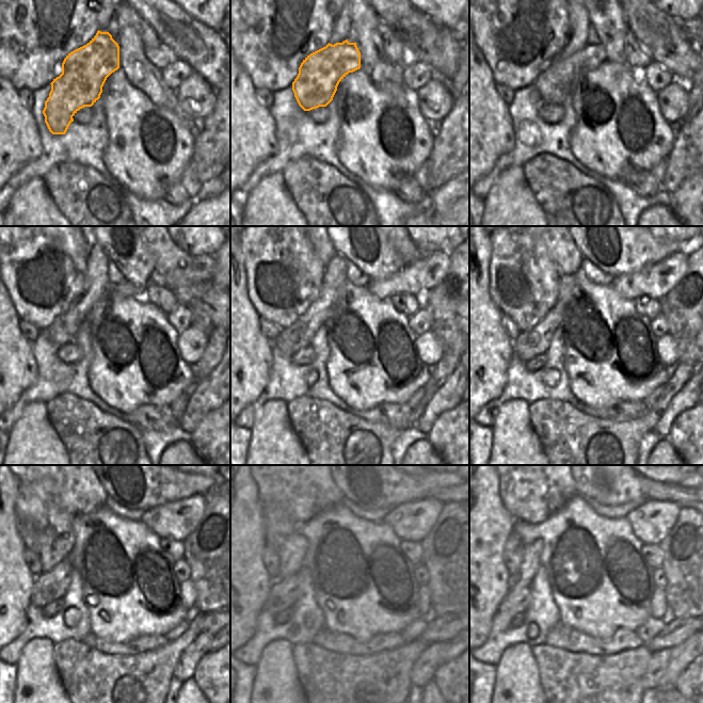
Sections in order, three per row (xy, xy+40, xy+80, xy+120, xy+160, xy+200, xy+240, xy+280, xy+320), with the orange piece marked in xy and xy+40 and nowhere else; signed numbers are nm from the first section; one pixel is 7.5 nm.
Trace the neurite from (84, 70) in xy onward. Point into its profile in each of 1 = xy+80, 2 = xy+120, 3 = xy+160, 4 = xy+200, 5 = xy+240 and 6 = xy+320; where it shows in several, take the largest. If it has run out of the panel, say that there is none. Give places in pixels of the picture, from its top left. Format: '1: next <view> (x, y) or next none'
1: next xy+80 (555, 83)
2: next xy+120 (127, 289)
3: next xy+160 (417, 278)
4: next xy+200 (655, 281)
5: next xy+240 (177, 520)
6: next xy+320 (651, 522)

